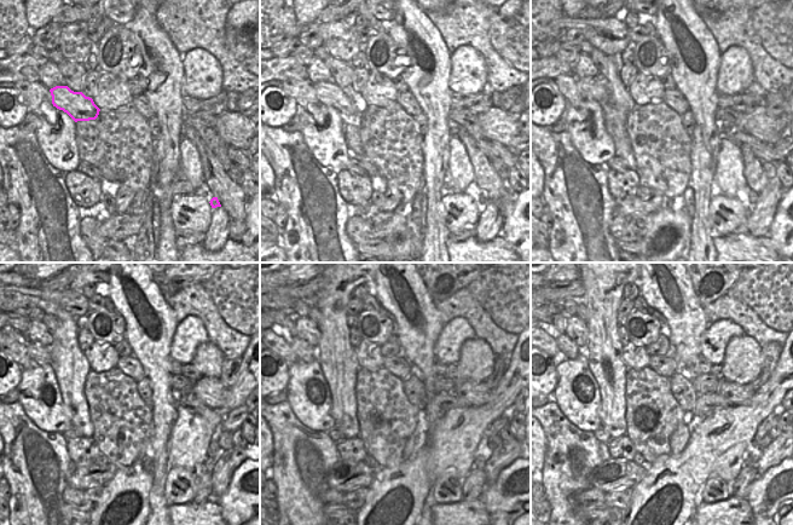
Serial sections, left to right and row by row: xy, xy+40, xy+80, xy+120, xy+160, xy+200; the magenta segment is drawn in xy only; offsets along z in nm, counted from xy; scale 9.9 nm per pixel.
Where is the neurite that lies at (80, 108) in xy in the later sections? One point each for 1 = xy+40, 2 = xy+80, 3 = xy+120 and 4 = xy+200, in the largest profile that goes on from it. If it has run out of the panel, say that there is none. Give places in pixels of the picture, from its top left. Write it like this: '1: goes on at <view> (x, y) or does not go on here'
1: goes on at xy+40 (328, 92)
2: goes on at xy+80 (595, 88)
3: goes on at xy+120 (40, 355)
4: goes on at xy+200 (569, 348)

